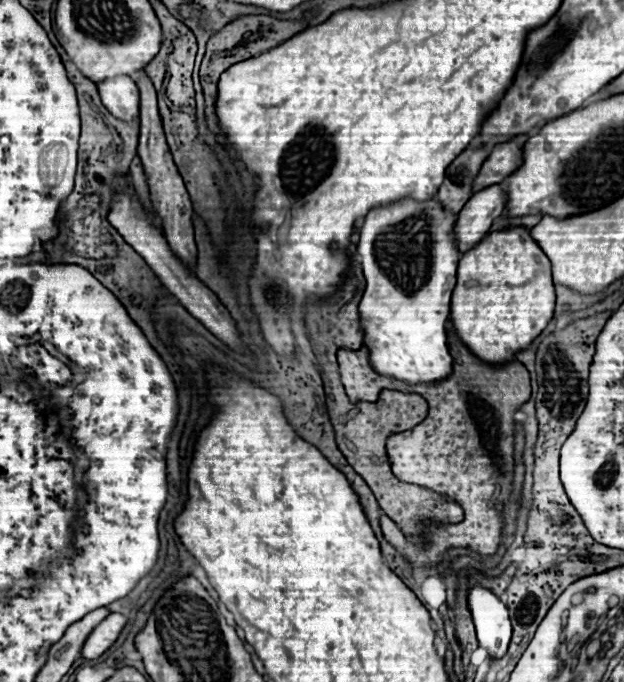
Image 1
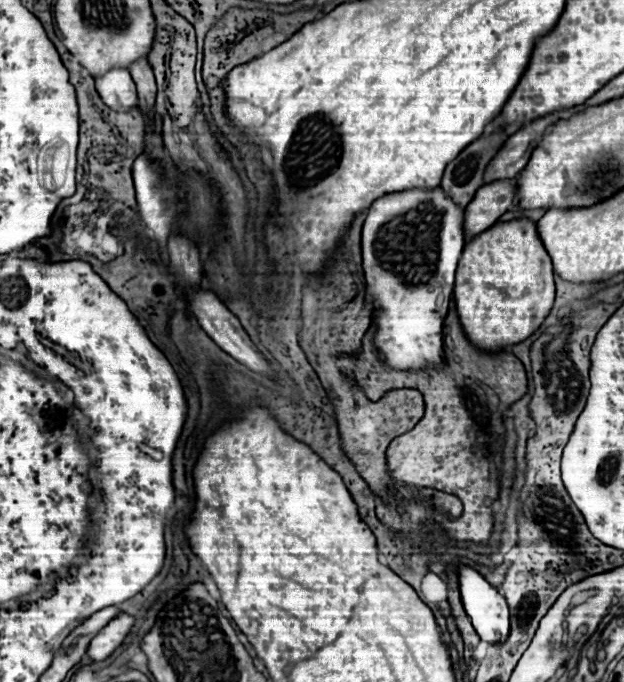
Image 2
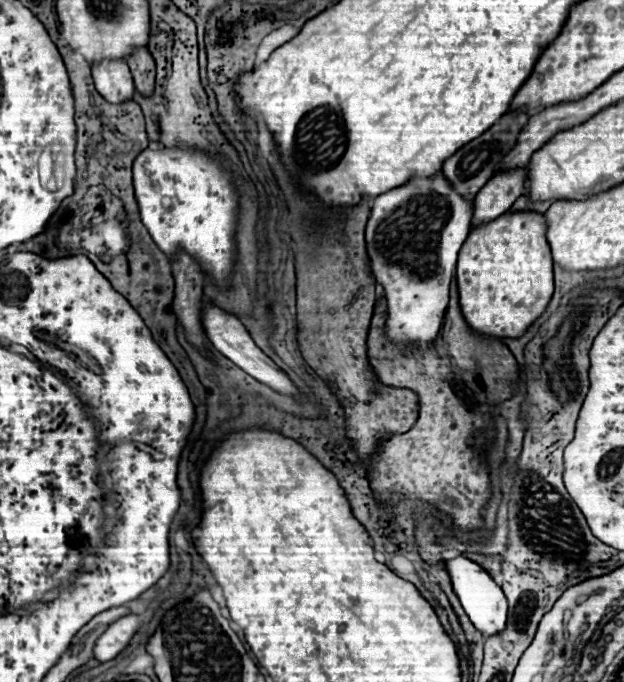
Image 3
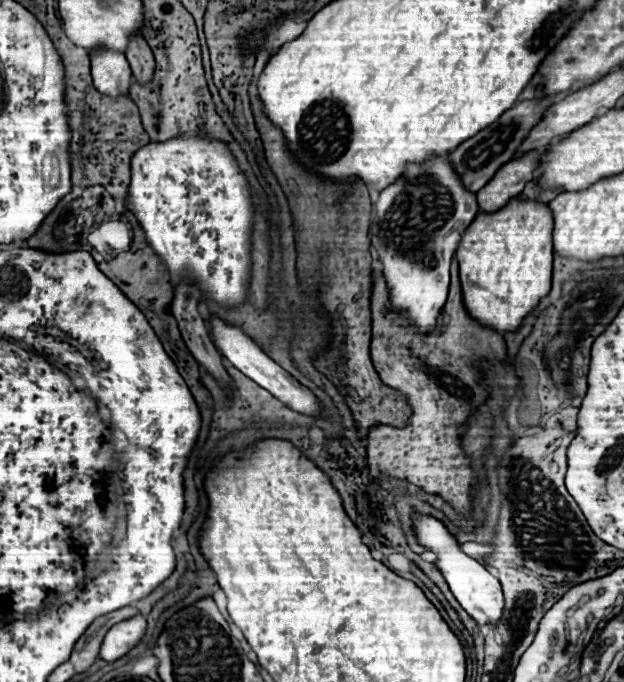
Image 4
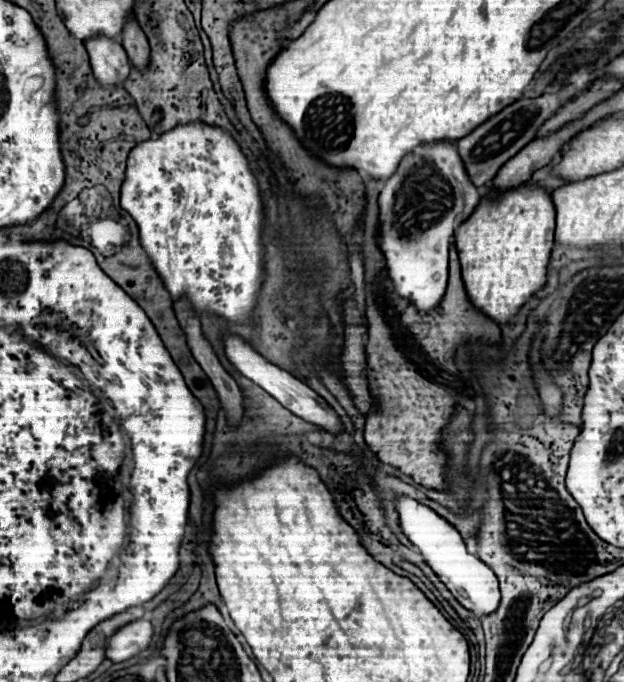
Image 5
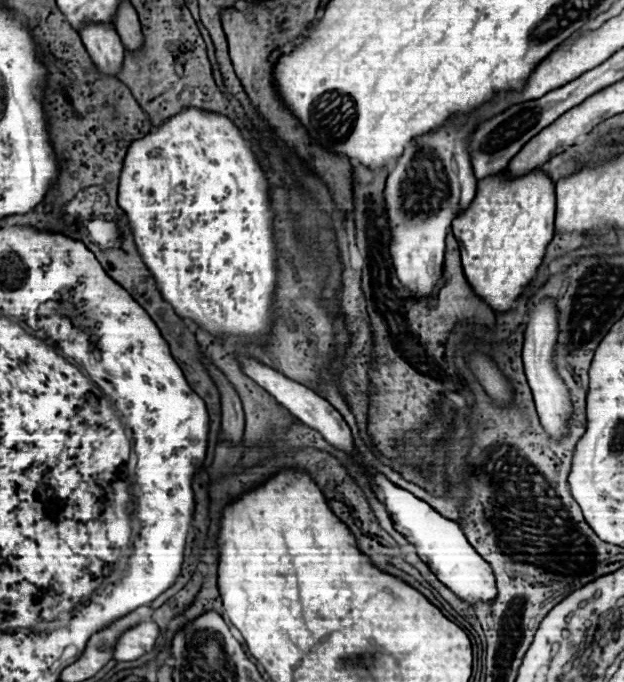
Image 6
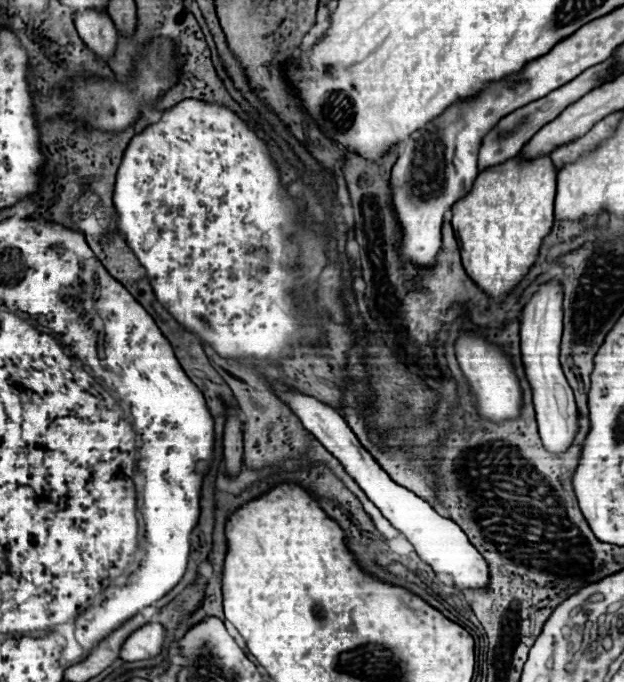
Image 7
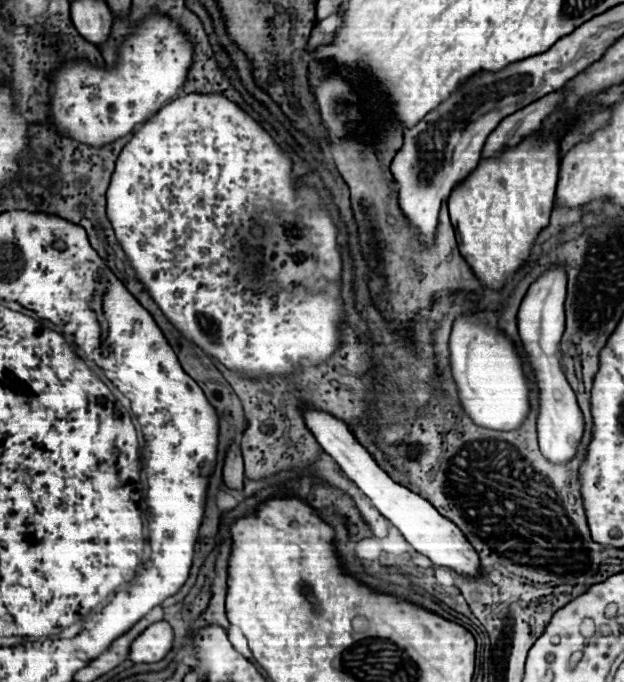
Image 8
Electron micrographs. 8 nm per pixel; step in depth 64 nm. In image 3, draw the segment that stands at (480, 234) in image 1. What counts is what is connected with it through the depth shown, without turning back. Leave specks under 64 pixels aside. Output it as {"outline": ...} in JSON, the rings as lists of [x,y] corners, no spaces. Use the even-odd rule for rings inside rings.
{"outline":[[[526,168],[492,176],[474,198],[472,228],[502,216],[514,204],[514,200],[524,194],[524,182]]]}

